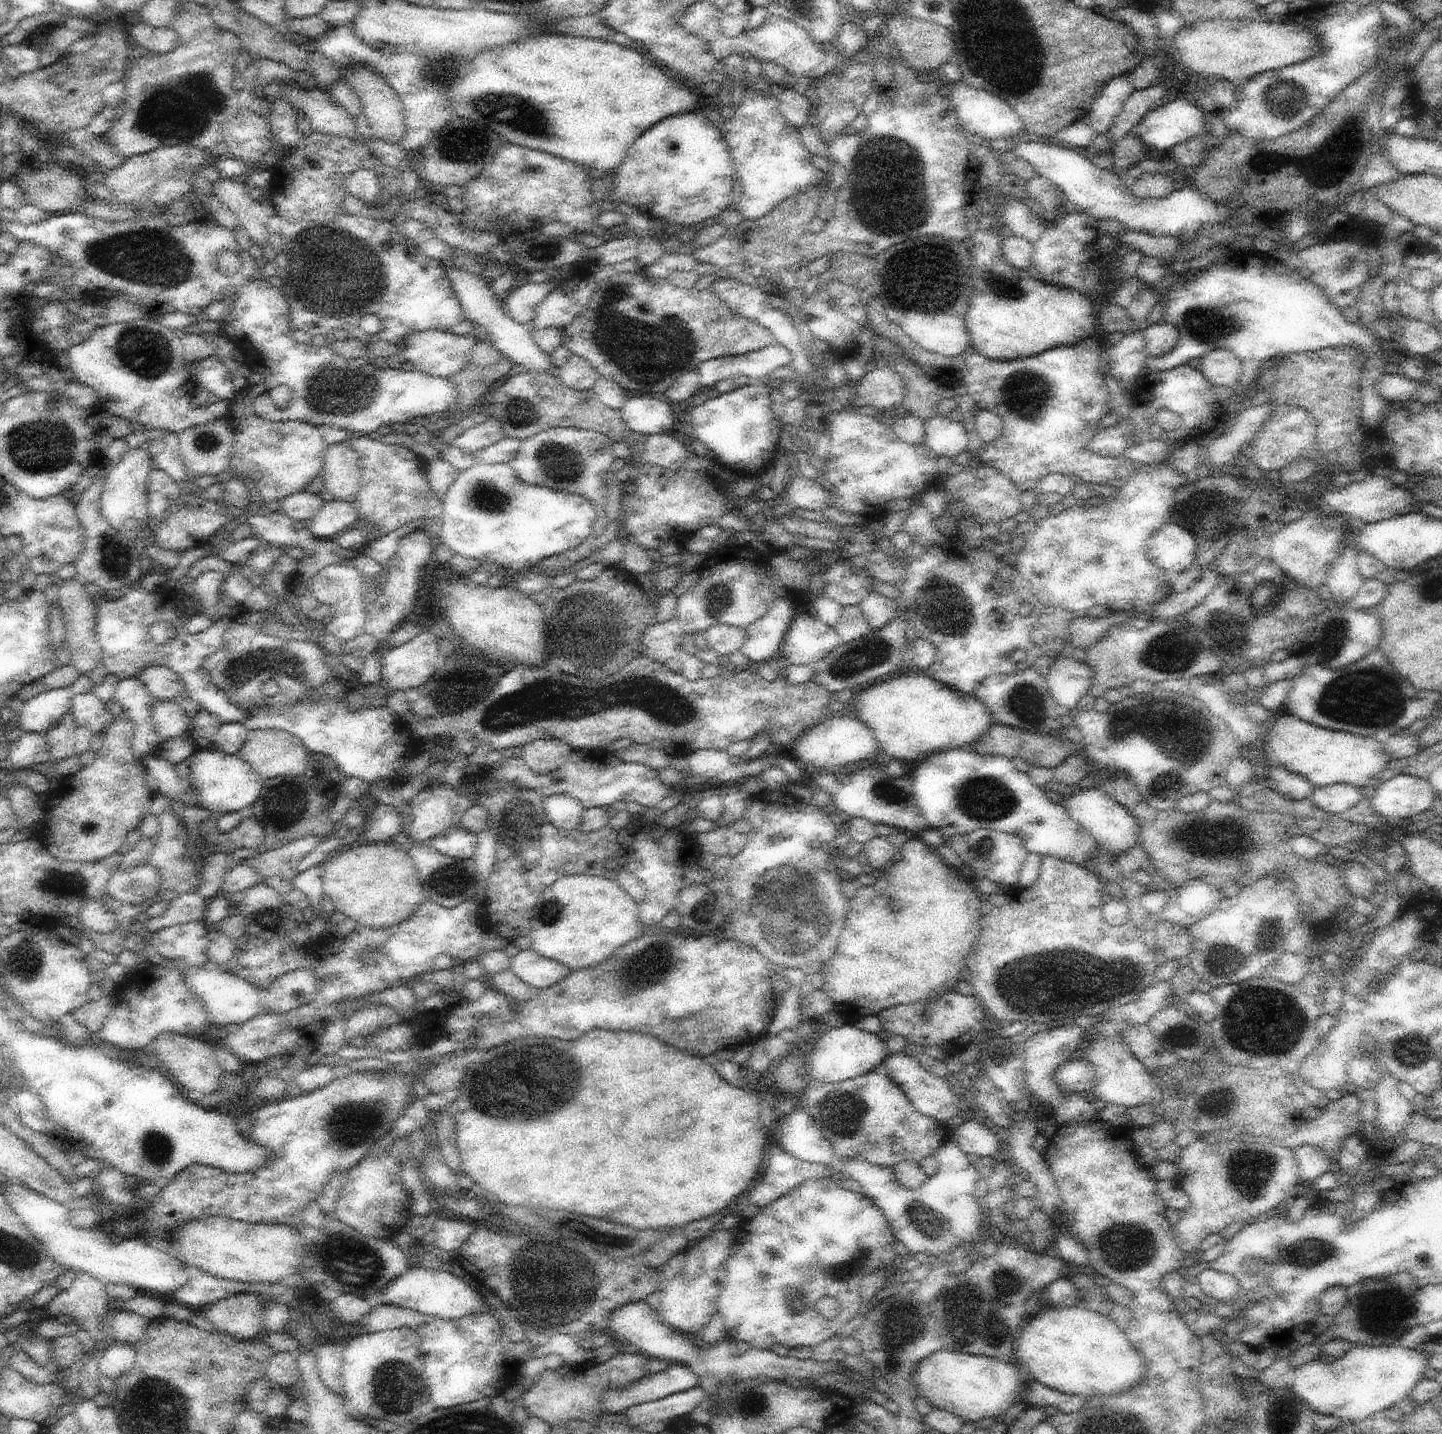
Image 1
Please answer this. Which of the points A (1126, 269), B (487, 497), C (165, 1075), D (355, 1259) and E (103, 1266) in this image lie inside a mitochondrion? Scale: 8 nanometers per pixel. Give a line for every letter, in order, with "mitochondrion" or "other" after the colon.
A: other
B: mitochondrion
C: other
D: mitochondrion
E: other

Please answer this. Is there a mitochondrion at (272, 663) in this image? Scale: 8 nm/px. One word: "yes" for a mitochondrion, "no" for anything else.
yes

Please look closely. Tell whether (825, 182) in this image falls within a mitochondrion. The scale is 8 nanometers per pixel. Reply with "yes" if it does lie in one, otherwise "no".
no

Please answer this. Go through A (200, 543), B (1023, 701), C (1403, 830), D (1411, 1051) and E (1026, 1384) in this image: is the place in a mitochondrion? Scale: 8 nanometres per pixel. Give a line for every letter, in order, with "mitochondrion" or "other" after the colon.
A: other
B: mitochondrion
C: other
D: mitochondrion
E: other

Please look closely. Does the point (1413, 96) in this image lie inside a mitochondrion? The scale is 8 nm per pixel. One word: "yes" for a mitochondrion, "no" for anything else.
no

